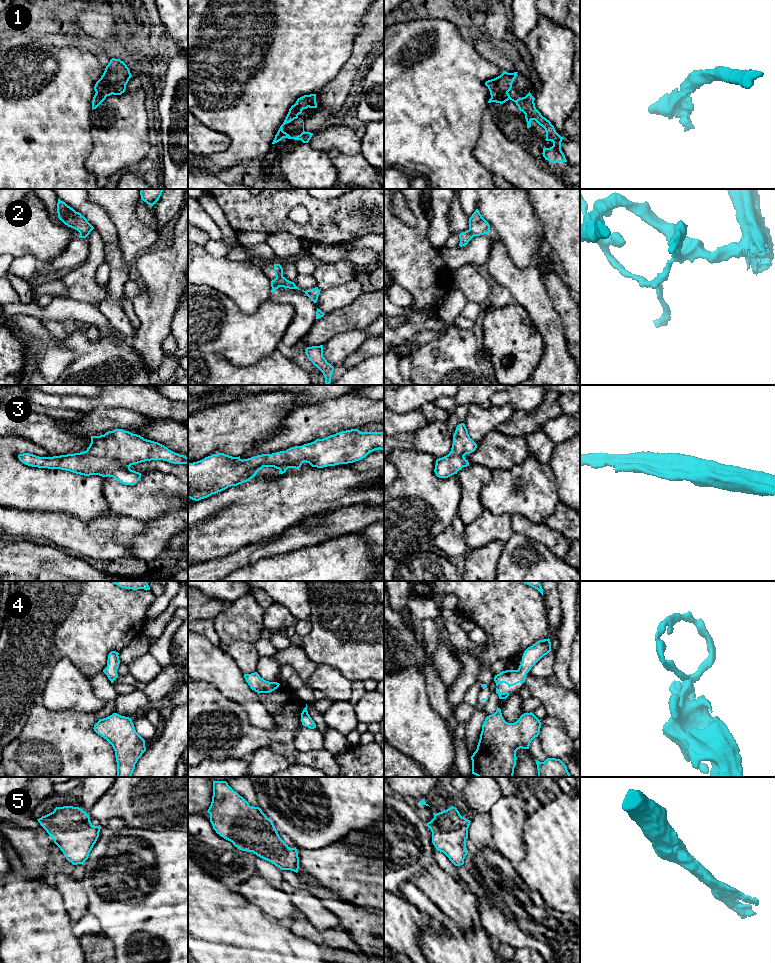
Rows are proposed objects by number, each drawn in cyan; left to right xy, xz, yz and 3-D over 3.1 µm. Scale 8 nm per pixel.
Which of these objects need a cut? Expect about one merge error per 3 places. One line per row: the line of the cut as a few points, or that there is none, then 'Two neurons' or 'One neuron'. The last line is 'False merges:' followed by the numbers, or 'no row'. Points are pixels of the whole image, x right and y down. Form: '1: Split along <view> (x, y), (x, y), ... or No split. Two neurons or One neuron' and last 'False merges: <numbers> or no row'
1: No split. One neuron
2: Split along xz (282, 275), (276, 278). Two neurons
3: No split. One neuron
4: No split. One neuron
5: No split. One neuron
False merges: 2

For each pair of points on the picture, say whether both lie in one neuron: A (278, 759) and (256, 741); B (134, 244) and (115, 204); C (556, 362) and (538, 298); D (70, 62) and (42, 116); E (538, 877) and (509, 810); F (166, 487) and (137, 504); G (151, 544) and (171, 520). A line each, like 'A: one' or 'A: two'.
A: two
B: one
C: one
D: one
E: two
F: one
G: one

